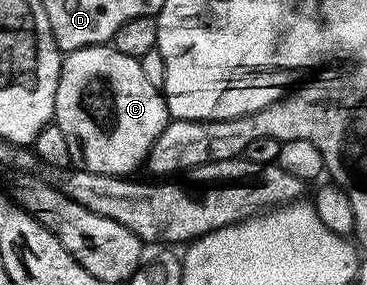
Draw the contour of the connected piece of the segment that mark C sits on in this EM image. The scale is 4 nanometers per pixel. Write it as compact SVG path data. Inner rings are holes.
M112 44L83 46L62 57L59 84L55 88L53 122L59 132L63 132L63 140L67 140L69 158L77 161L74 163L80 169L96 174L132 175L132 170L140 166L142 169L153 141L171 120L164 93L153 87L148 72L141 65L138 59L119 52Z

